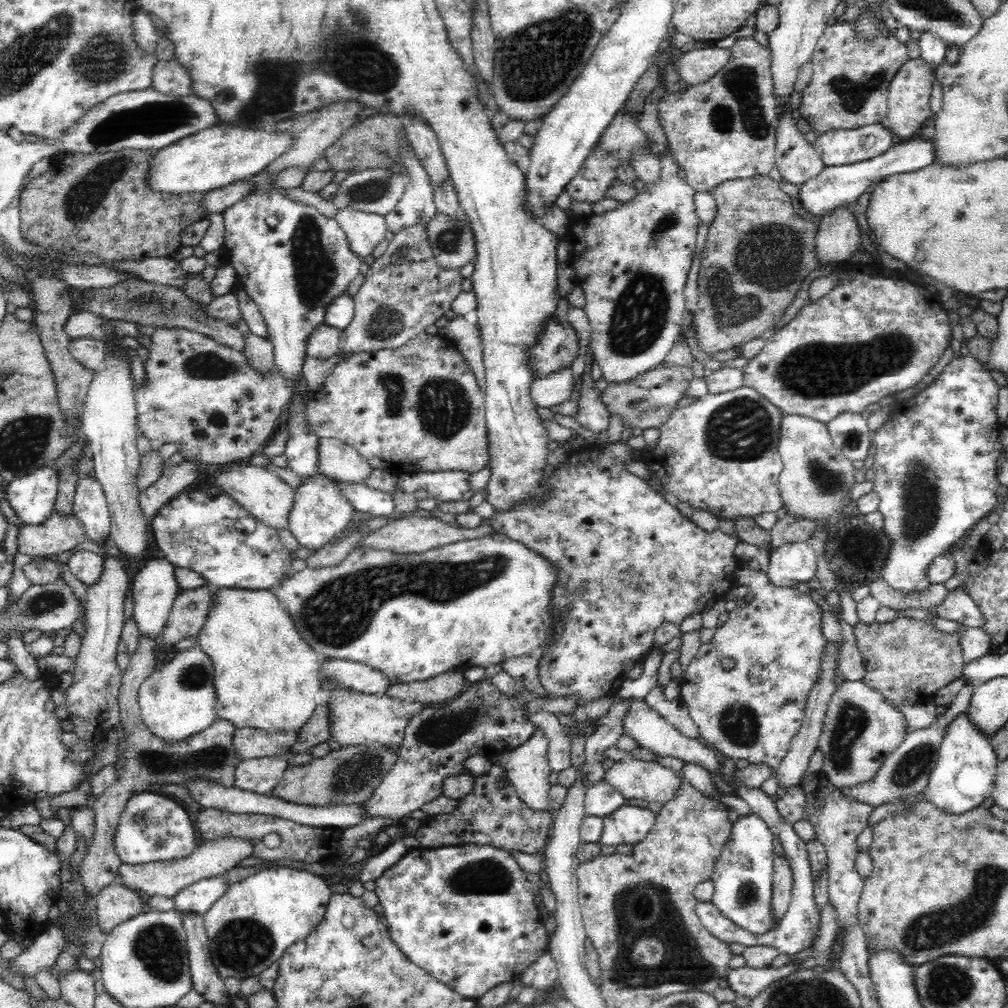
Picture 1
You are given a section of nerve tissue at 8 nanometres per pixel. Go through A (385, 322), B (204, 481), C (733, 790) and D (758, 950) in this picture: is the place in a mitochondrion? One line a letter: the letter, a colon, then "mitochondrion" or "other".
A: mitochondrion
B: other
C: other
D: other

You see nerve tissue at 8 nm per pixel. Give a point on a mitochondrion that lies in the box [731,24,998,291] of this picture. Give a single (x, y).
(852, 93)

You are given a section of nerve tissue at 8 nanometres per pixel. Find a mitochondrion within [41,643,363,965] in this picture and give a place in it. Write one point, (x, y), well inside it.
(151, 761)

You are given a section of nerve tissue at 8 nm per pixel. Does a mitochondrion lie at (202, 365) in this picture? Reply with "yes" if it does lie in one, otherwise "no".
yes

